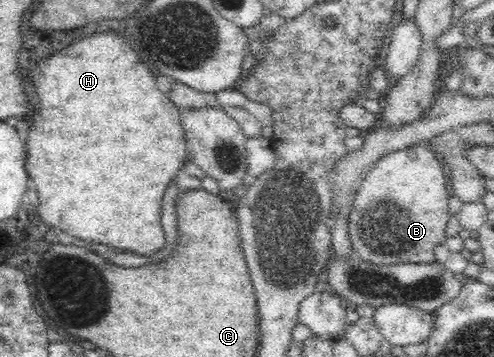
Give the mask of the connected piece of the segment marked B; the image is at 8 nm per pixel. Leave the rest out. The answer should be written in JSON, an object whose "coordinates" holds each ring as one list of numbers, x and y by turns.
{"coordinates":[[428,144,411,145,379,158,359,183,347,211,347,235,355,256,387,266,435,261,433,248,448,239,445,227,450,219,447,204,452,192,447,187,444,167]]}

